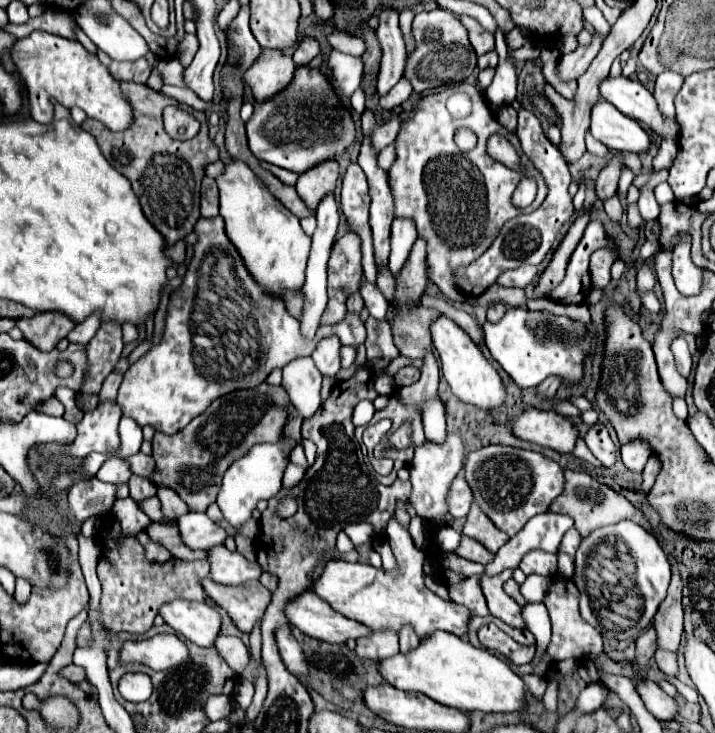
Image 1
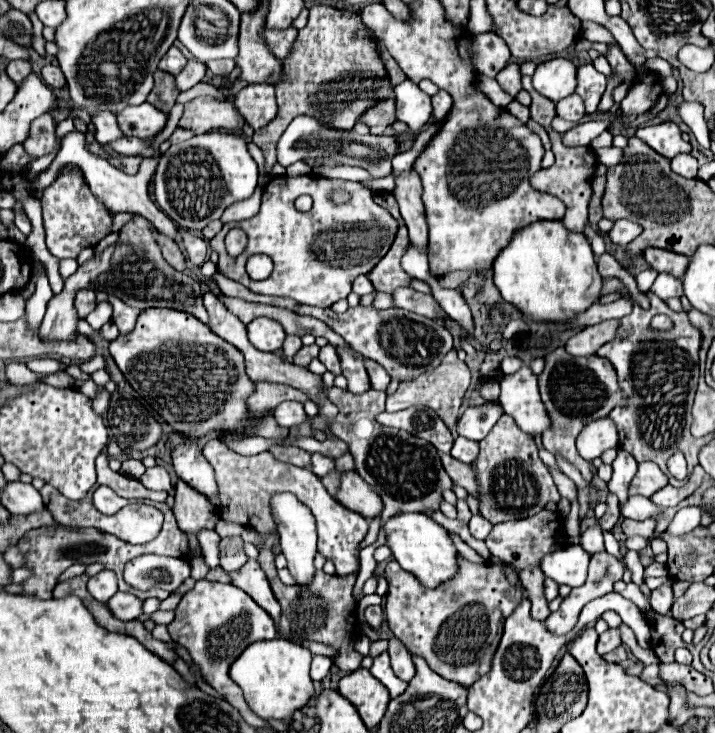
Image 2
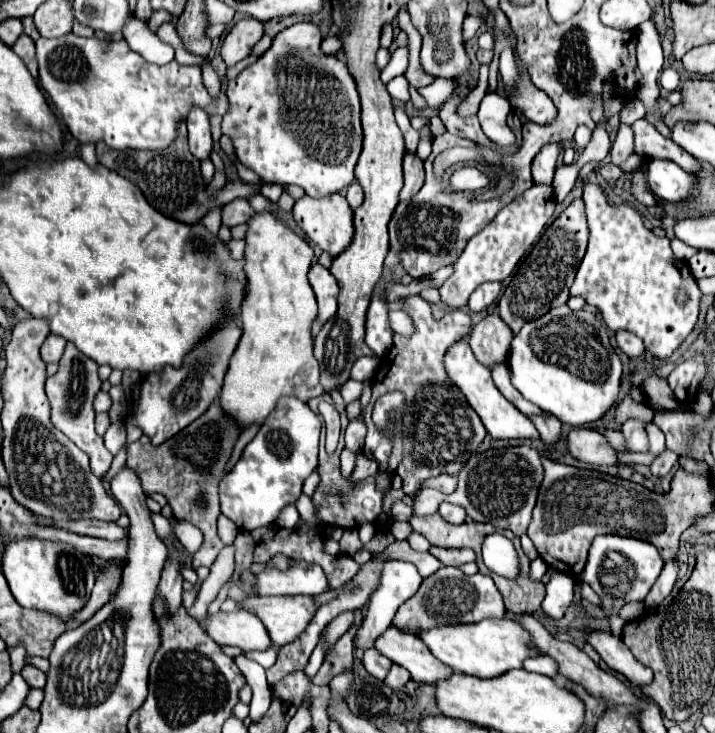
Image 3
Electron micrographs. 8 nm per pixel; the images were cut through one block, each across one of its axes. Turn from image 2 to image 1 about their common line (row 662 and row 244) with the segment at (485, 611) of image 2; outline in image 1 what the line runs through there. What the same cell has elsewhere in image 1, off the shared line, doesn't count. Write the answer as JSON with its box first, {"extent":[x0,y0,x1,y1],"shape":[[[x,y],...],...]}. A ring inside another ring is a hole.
{"extent":[390,84,544,302],"shape":[[[454,84],[444,88],[438,94],[430,94],[418,102],[418,110],[410,122],[398,134],[396,140],[396,162],[390,168],[390,186],[396,202],[396,216],[412,218],[418,228],[418,236],[428,240],[428,276],[440,288],[440,292],[454,302],[464,302],[464,296],[456,288],[454,272],[458,266],[470,264],[472,260],[480,258],[492,240],[498,236],[504,222],[518,214],[534,212],[544,196],[544,180],[540,172],[532,168],[532,162],[522,154],[520,142],[514,134],[508,134],[498,122],[496,116],[486,106],[480,90],[472,84]],[[454,92],[466,92],[472,98],[472,112],[466,118],[452,118],[446,110],[446,100]],[[458,128],[468,128],[478,136],[478,144],[470,152],[462,152],[454,144],[454,132]],[[492,134],[504,136],[518,152],[520,164],[524,166],[526,174],[530,174],[538,184],[536,200],[528,208],[514,208],[512,194],[522,180],[522,172],[510,172],[504,168],[502,162],[494,160],[488,150],[486,142]]]}

